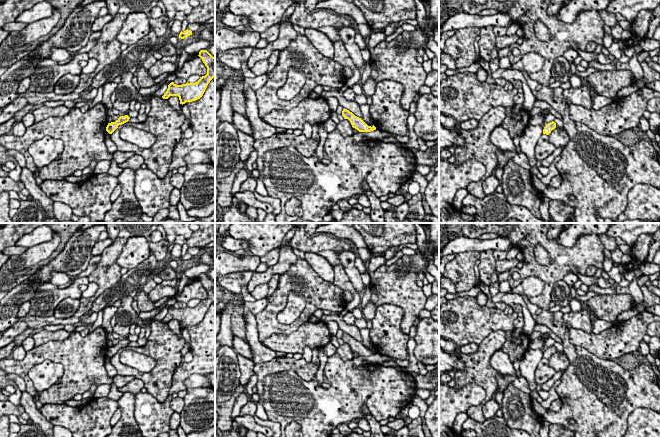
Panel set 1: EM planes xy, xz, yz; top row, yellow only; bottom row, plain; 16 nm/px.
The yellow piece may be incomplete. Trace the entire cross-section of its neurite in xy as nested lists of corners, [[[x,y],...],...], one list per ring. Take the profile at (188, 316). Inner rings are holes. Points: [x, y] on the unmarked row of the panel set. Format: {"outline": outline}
{"outline": [[[201,274],[198,280],[207,291],[207,298],[200,301],[195,307],[187,306],[186,308],[176,309],[174,306],[171,306],[162,320],[163,323],[168,323],[170,320],[178,320],[180,328],[183,329],[186,326],[196,325],[203,320],[208,308],[215,301],[215,281],[207,274]]]}

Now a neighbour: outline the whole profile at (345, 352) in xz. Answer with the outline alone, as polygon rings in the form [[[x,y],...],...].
[[[344,343],[336,348],[336,354],[345,362],[348,360],[353,360],[353,351],[348,343]]]

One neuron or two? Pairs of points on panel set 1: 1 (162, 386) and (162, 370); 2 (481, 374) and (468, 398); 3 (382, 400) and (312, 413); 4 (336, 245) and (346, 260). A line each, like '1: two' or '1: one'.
1: one
2: two
3: one
4: two

